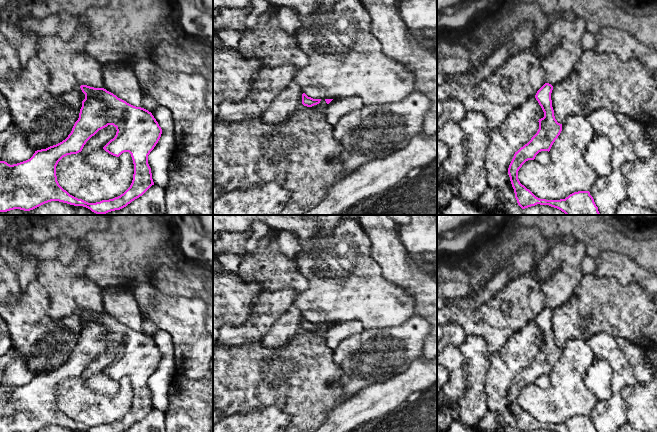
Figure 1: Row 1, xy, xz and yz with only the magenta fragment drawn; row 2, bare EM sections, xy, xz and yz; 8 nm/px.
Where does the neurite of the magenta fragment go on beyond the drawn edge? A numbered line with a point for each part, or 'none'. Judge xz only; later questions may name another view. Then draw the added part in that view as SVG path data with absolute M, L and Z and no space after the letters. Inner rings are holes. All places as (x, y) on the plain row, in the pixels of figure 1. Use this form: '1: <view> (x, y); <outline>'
none

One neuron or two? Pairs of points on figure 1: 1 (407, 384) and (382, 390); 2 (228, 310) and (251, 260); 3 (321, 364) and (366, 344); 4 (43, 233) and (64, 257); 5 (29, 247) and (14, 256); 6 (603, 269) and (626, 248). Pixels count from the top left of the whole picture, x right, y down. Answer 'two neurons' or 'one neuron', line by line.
1: one neuron
2: two neurons
3: two neurons
4: two neurons
5: two neurons
6: two neurons

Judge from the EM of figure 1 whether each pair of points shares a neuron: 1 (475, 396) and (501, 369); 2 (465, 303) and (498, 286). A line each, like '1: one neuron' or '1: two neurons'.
1: two neurons
2: one neuron

